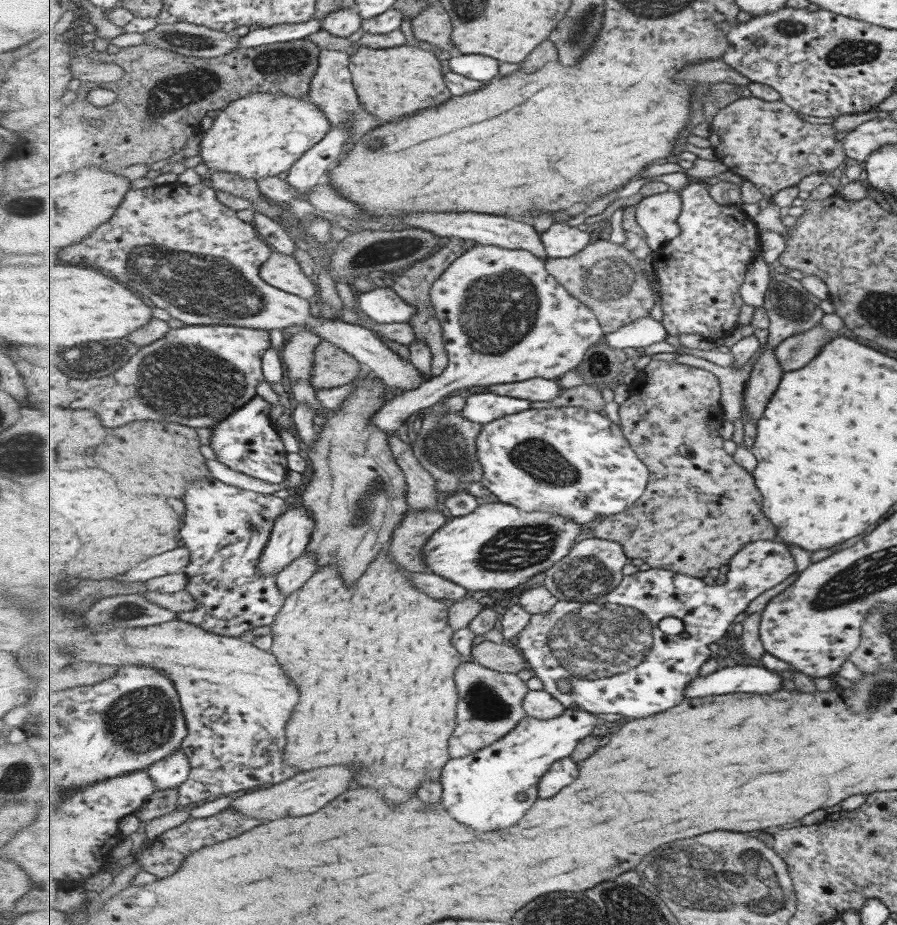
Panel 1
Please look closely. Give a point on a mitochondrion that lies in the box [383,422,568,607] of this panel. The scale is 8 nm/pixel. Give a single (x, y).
(513, 549)

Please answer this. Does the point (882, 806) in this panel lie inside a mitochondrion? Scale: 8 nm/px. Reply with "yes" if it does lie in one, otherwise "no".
no

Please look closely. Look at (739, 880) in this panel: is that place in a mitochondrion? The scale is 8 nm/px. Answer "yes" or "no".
yes

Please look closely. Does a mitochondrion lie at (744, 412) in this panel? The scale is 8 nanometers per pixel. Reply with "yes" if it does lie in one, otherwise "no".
no

